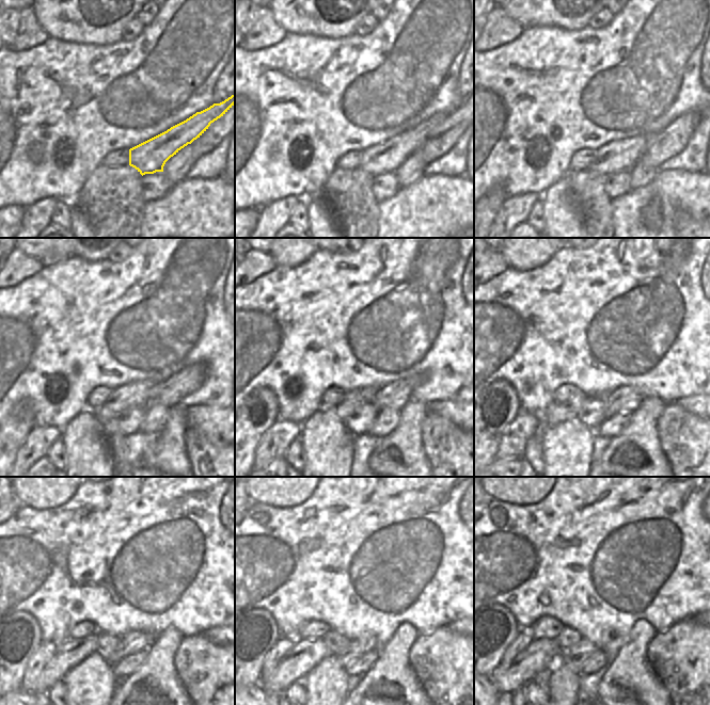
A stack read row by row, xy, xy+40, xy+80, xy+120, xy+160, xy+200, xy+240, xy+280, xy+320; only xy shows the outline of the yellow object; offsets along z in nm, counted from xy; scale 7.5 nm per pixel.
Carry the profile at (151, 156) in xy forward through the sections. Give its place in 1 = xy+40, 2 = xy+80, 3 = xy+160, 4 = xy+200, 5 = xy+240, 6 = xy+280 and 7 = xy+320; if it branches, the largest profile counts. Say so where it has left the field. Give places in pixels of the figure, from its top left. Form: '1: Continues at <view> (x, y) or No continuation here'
1: Continues at xy+40 (388, 156)
2: Continues at xy+80 (619, 156)
3: Continues at xy+160 (351, 401)
4: Continues at xy+200 (557, 412)
5: Continues at xy+240 (72, 652)
6: Continues at xy+280 (305, 654)
7: Continues at xy+320 (541, 654)

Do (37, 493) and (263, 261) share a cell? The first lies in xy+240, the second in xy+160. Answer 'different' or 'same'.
different

